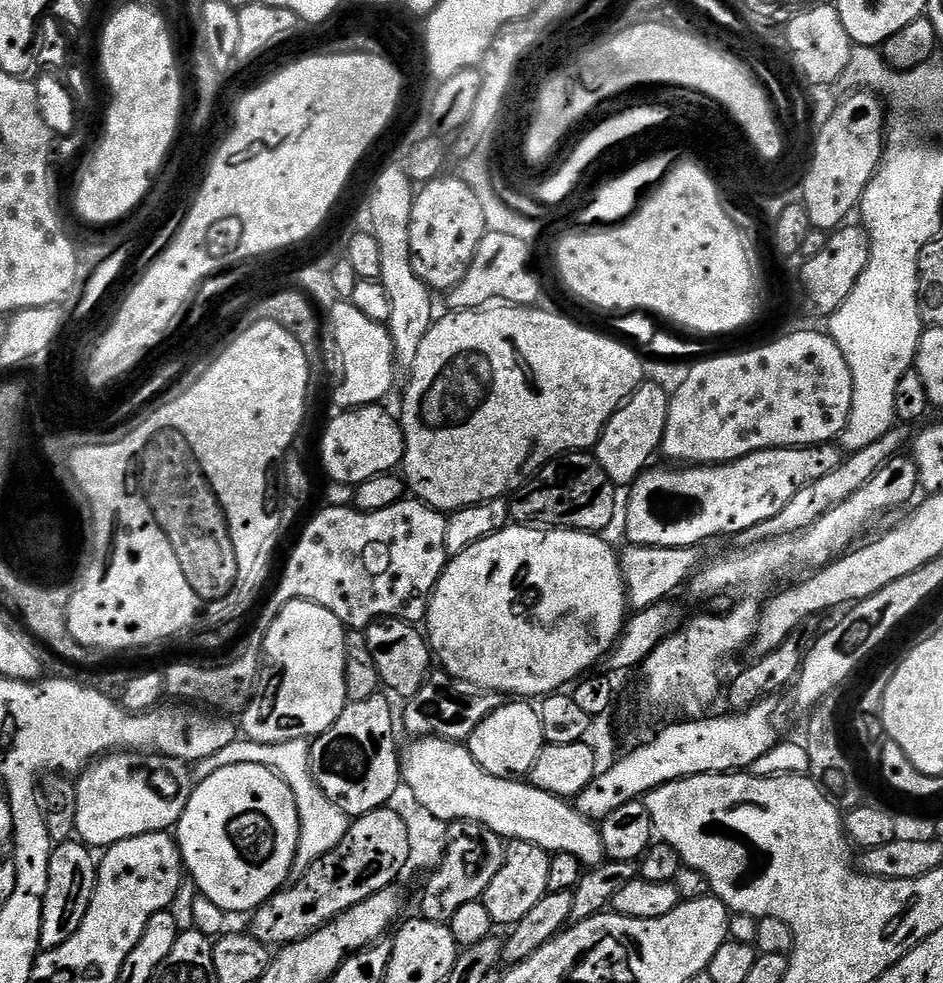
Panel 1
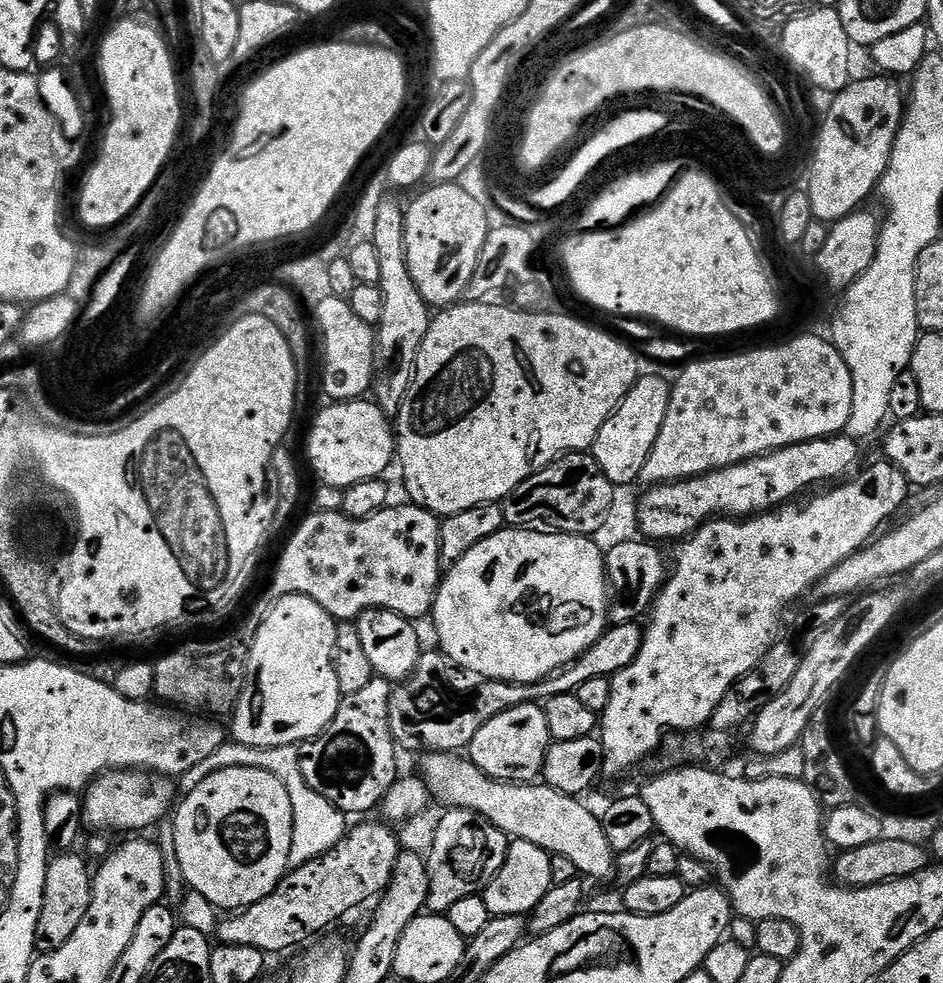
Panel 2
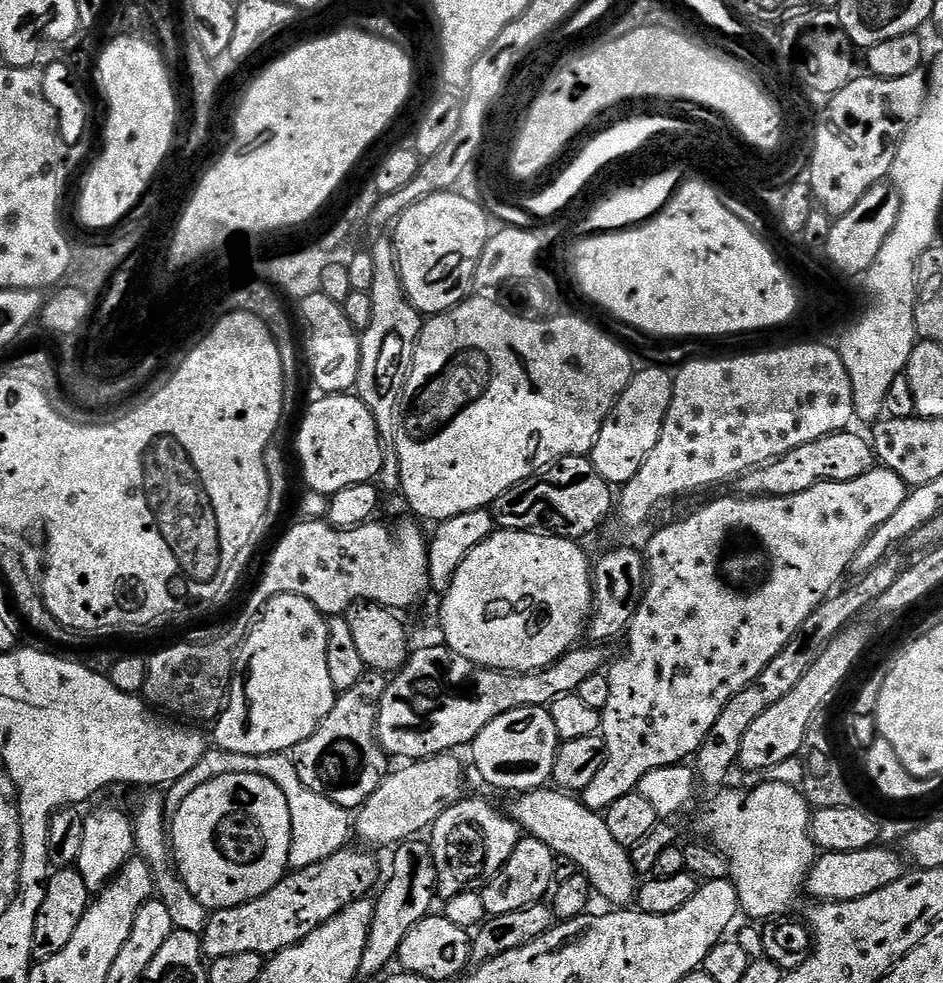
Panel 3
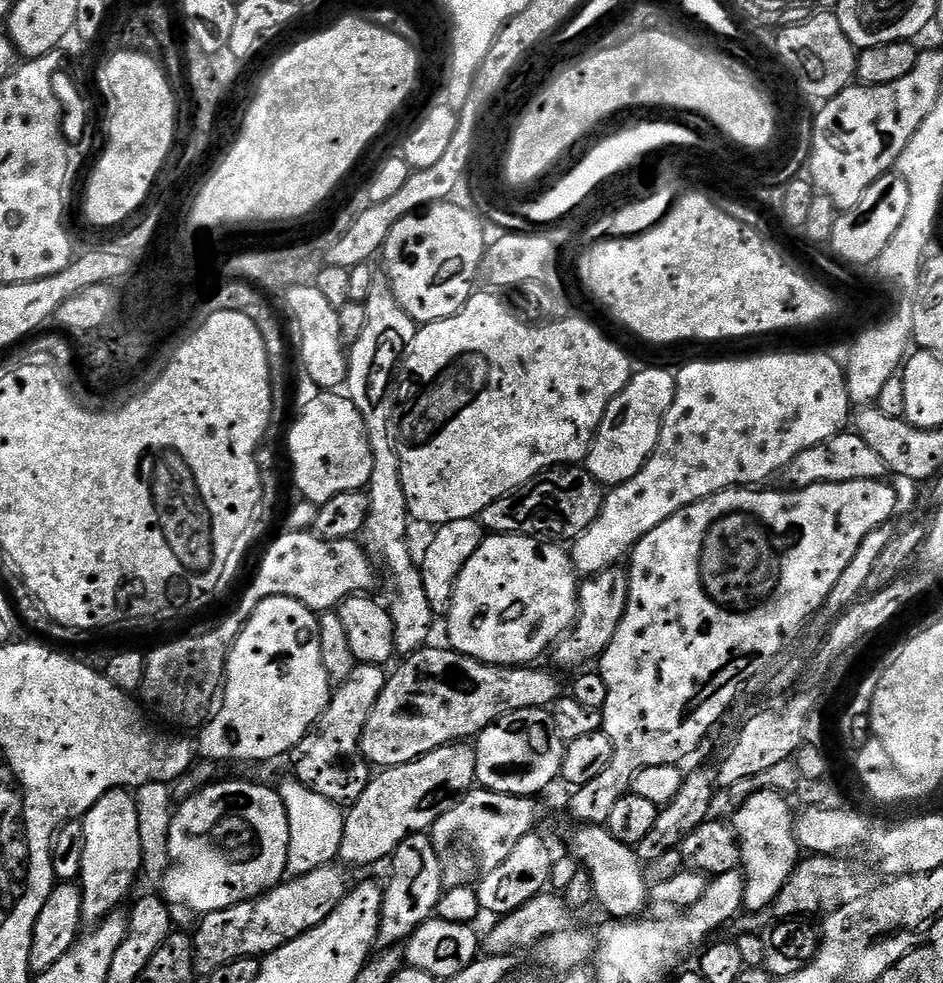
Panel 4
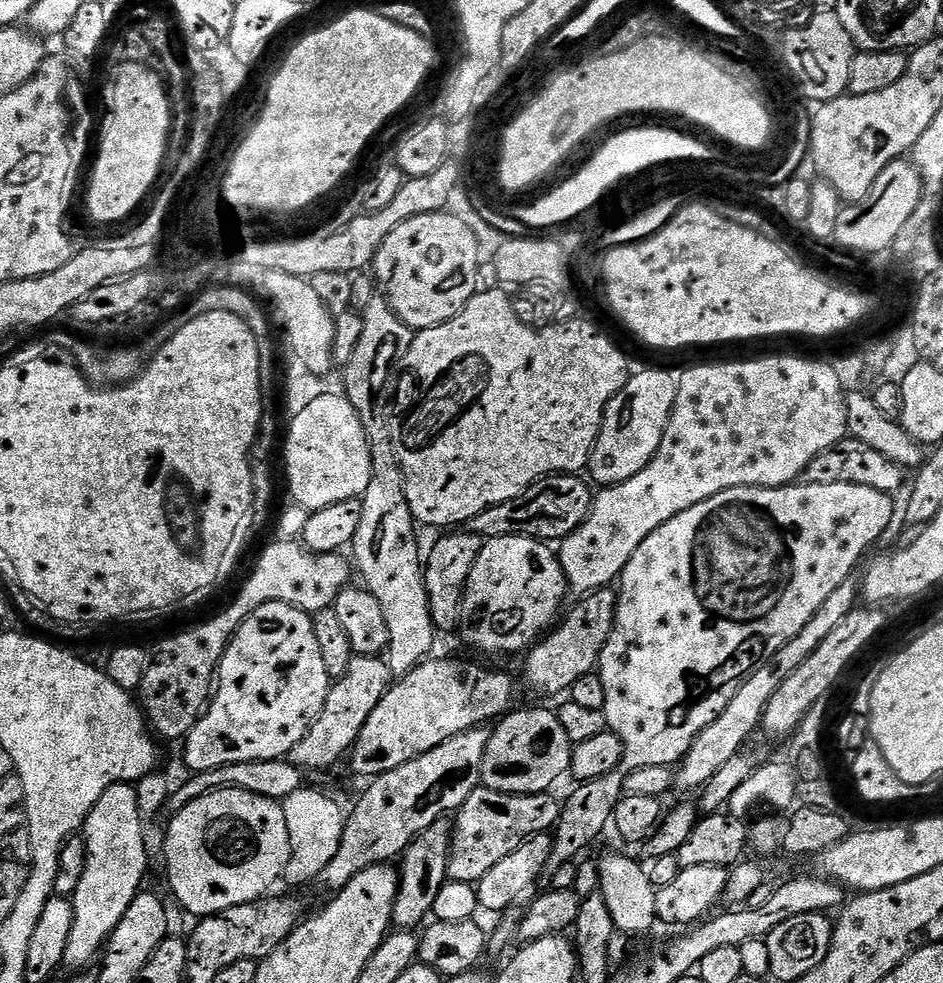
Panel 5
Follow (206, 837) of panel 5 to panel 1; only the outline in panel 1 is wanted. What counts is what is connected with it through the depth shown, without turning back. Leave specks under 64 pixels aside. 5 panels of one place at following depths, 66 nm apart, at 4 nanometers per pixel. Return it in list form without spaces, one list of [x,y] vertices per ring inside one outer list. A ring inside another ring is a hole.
[[[253,764],[222,766],[222,770],[214,770],[210,778],[199,781],[189,791],[188,801],[174,829],[174,839],[180,846],[180,859],[184,861],[190,880],[196,883],[195,891],[210,898],[210,902],[226,914],[251,914],[289,883],[293,875],[292,863],[298,860],[299,837],[298,806],[294,794],[290,794],[290,786],[286,786],[274,770]]]

